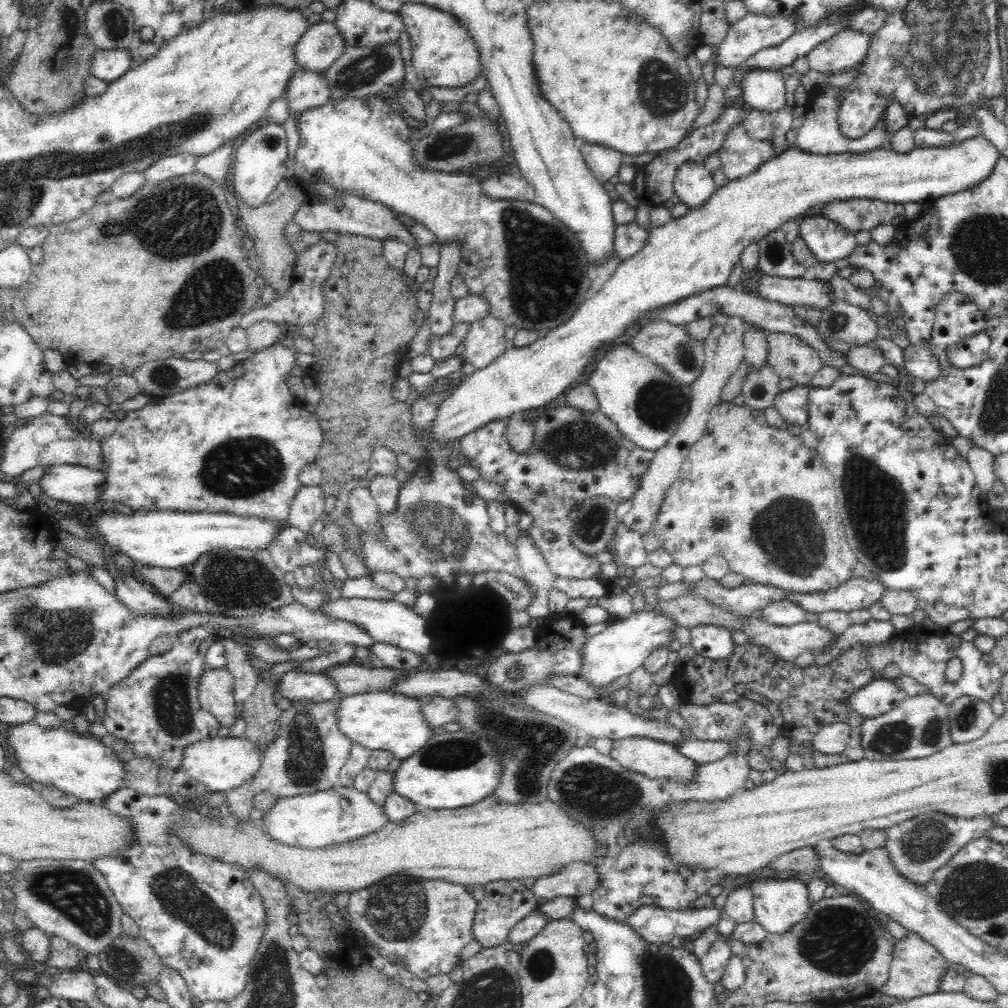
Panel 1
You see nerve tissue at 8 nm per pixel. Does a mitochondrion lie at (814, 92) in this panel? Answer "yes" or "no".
no

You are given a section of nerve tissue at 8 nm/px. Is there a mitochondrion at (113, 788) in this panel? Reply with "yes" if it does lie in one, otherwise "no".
no

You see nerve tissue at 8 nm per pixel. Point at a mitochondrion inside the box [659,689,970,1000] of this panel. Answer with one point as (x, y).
(839, 940)

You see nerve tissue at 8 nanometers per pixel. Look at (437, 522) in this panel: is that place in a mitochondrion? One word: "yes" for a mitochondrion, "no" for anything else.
yes

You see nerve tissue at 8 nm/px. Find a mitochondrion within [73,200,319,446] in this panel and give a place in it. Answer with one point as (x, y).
(165, 376)

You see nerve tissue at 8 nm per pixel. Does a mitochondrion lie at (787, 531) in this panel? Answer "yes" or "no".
yes

